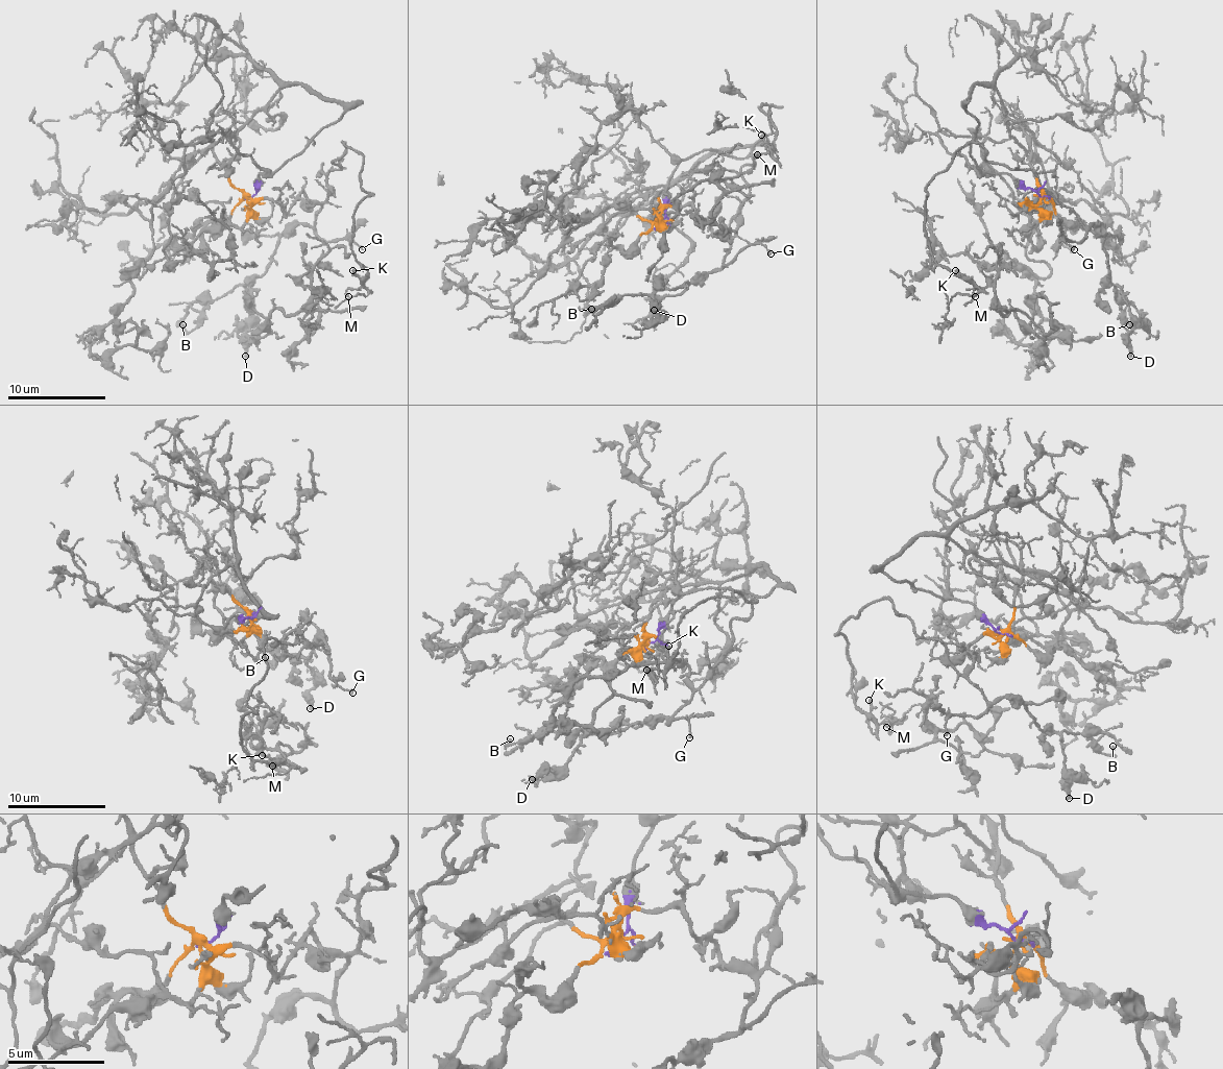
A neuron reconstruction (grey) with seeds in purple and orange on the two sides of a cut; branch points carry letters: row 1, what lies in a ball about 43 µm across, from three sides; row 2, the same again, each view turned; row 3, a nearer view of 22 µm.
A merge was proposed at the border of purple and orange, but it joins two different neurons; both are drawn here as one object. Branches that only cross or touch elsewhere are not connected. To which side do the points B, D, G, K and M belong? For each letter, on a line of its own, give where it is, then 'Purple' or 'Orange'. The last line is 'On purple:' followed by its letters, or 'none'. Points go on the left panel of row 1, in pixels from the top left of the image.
B: Place: (182, 324). Orange
D: Place: (245, 356). Orange
G: Place: (362, 249). Orange
K: Place: (352, 270). Orange
M: Place: (348, 296). Orange
On purple: none

